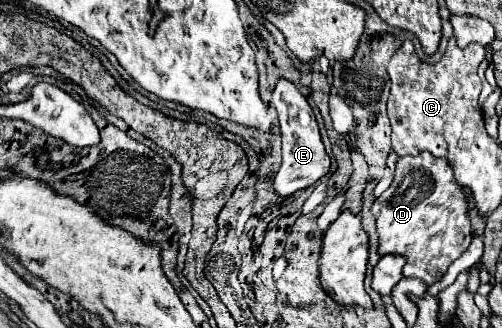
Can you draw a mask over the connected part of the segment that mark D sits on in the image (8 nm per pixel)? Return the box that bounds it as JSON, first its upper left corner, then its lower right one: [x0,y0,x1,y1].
[372,151,472,285]

